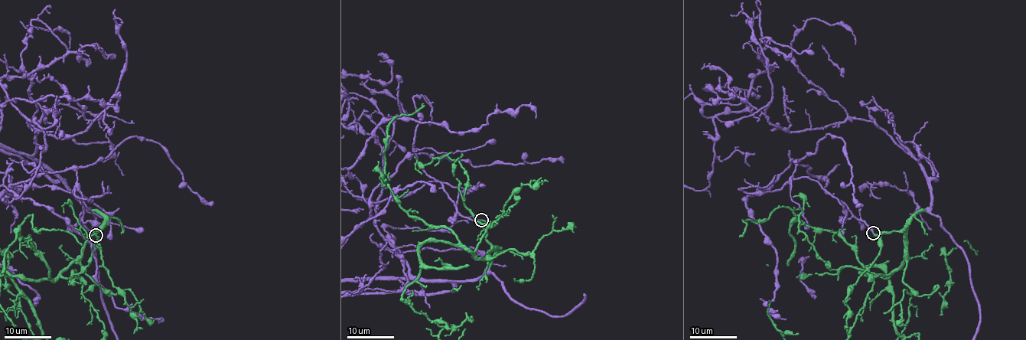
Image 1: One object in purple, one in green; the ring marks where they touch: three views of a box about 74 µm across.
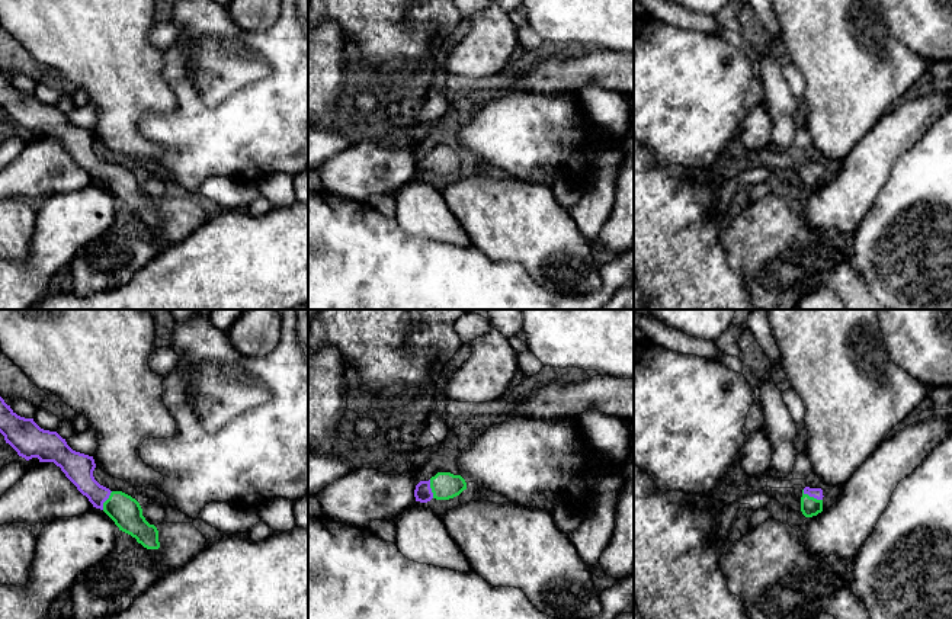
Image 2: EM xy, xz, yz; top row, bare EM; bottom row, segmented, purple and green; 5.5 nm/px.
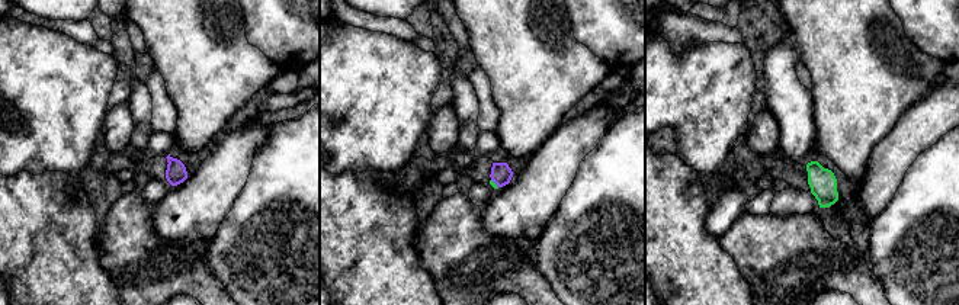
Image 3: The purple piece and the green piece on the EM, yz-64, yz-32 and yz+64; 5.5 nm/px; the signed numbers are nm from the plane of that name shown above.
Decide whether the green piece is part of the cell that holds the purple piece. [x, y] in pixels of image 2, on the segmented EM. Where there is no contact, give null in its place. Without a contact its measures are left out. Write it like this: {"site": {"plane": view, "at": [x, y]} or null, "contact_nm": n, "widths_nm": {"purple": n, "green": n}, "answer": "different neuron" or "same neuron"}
{"site": {"plane": "yz", "at": [813, 496]}, "contact_nm": 130, "widths_nm": {"purple": 60, "green": 110}, "answer": "same neuron"}

